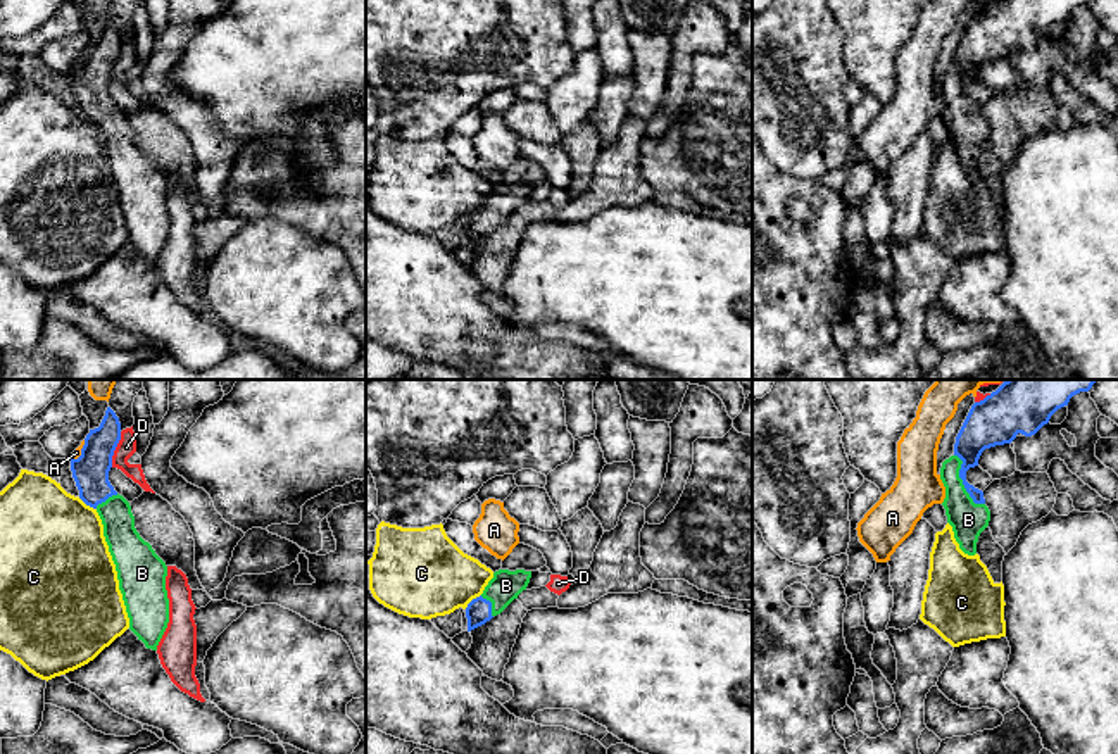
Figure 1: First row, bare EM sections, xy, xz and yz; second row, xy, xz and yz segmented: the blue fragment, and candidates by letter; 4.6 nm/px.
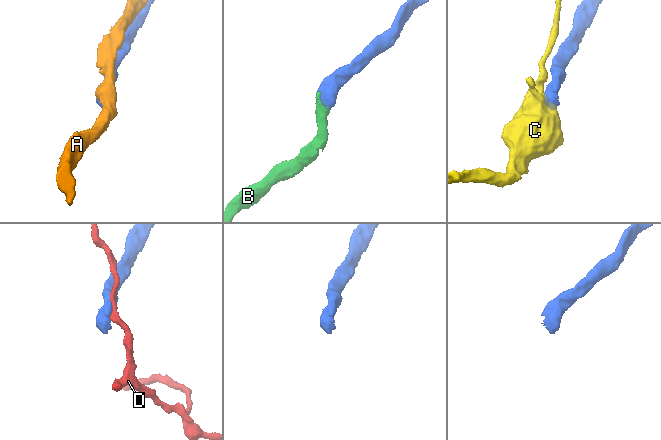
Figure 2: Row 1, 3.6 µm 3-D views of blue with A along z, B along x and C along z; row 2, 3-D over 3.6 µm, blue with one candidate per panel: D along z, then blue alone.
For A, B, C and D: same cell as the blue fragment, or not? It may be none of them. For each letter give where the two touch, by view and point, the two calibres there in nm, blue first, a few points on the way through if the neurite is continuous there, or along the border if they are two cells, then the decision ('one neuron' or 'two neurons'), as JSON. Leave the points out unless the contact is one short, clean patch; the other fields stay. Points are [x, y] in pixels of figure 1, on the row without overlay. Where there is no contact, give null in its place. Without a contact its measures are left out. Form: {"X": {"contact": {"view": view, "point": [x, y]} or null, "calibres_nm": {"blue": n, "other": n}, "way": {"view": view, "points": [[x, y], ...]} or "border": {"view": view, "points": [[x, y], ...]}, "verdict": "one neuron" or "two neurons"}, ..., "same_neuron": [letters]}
{"A": {"contact": {"view": "xy", "point": [81, 66]}, "calibres_nm": {"blue": 170, "other": 40}, "verdict": "two neurons"}, "B": {"contact": {"view": "yz", "point": [963, 97]}, "calibres_nm": {"blue": 160, "other": 170}, "way": {"view": "yz", "points": [[977, 47], [961, 75], [963, 97], [963, 116], [968, 133]]}, "verdict": "one neuron"}, "C": {"contact": {"view": "xy", "point": [87, 118]}, "calibres_nm": {"blue": 170, "other": 480}, "border": {"view": "xy", "points": [[78, 111], [95, 123]]}, "verdict": "two neurons"}, "D": {"contact": {"view": "xy", "point": [114, 62]}, "calibres_nm": {"blue": 170, "other": 90}, "border": {"view": "xy", "points": [[121, 45], [111, 80]]}, "verdict": "two neurons"}, "same_neuron": ["B"]}

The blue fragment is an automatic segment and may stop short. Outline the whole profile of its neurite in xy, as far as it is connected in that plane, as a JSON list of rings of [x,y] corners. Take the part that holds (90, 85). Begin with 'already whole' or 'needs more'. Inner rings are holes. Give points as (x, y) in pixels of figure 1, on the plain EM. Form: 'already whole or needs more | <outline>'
needs more | [[[107,21],[98,41],[90,43],[81,69],[71,74],[79,112],[93,121],[116,178],[129,243],[157,264],[169,236],[167,179],[135,141],[129,116],[109,95],[112,69],[121,53],[121,36]]]

